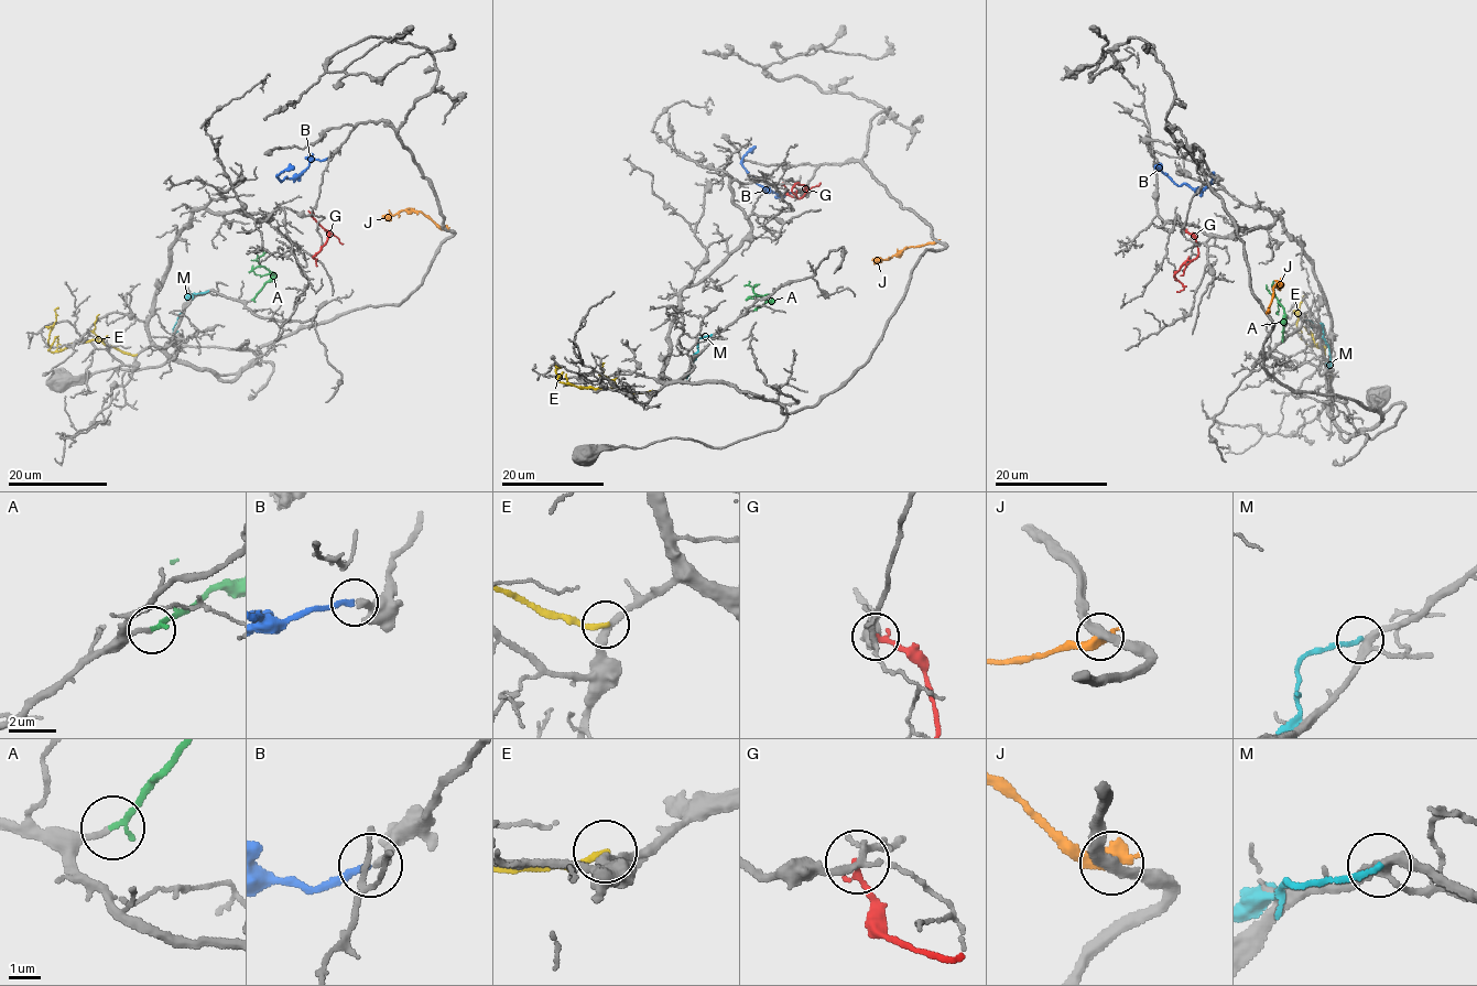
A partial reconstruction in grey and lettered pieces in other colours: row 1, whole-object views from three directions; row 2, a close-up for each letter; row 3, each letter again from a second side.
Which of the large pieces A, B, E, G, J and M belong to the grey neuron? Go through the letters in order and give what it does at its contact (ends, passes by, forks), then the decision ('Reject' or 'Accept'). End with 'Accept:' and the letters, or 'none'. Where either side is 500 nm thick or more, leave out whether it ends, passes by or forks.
A: It ends there. Accept
B: It ends there. Accept
E: It ends there. Reject
G: It ends there. Reject
J: Reject
M: It ends there. Reject
Accept: A, B

